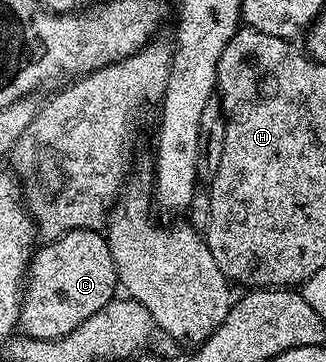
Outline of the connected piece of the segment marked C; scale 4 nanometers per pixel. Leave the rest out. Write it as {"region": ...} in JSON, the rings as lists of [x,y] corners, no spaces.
{"region":[[[96,230],[67,232],[62,238],[47,241],[40,247],[33,251],[32,260],[28,264],[28,275],[20,301],[19,327],[23,335],[35,340],[57,340],[68,336],[70,330],[78,330],[78,326],[82,326],[82,322],[86,322],[90,314],[98,314],[102,306],[113,300],[118,292],[116,267],[107,239]]]}

